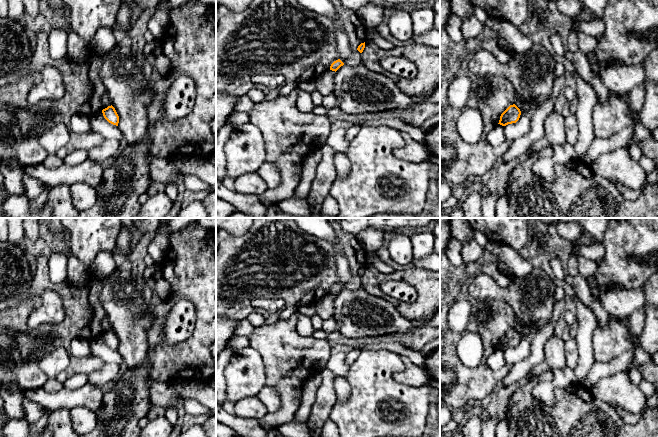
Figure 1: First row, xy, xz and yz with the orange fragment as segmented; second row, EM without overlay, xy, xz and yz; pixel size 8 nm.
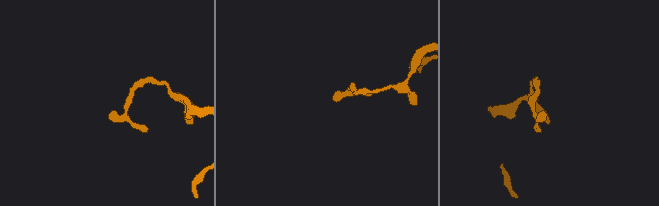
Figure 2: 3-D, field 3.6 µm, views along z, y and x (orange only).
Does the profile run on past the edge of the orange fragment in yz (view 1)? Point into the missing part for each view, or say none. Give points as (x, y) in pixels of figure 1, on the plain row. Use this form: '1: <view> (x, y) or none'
1: none

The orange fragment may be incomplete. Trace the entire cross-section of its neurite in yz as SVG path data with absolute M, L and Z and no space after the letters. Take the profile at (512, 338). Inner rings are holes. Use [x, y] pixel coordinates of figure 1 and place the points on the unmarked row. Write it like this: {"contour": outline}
{"contour": "M510 329L500 340L499 347L502 350L516 347L521 339L520 333L515 329Z"}

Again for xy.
{"contour": "M111 329L102 334L104 342L111 348L118 350L119 340L115 332Z"}

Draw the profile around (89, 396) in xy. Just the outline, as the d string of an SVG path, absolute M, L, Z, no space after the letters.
M86 383L74 390L62 388L54 393L47 393L42 388L30 389L24 392L26 398L51 411L61 407L71 410L74 407L81 406L96 412L100 408L103 394L103 389L91 383Z

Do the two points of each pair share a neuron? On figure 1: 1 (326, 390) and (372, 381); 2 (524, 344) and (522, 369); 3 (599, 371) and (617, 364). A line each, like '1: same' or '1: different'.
1: different
2: different
3: same

